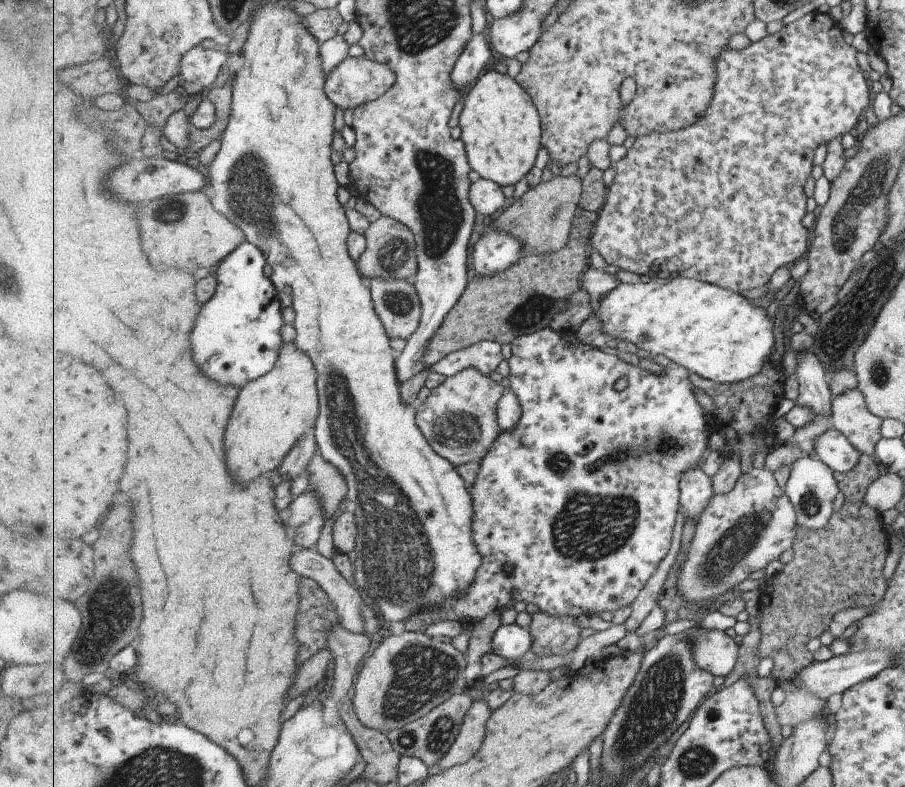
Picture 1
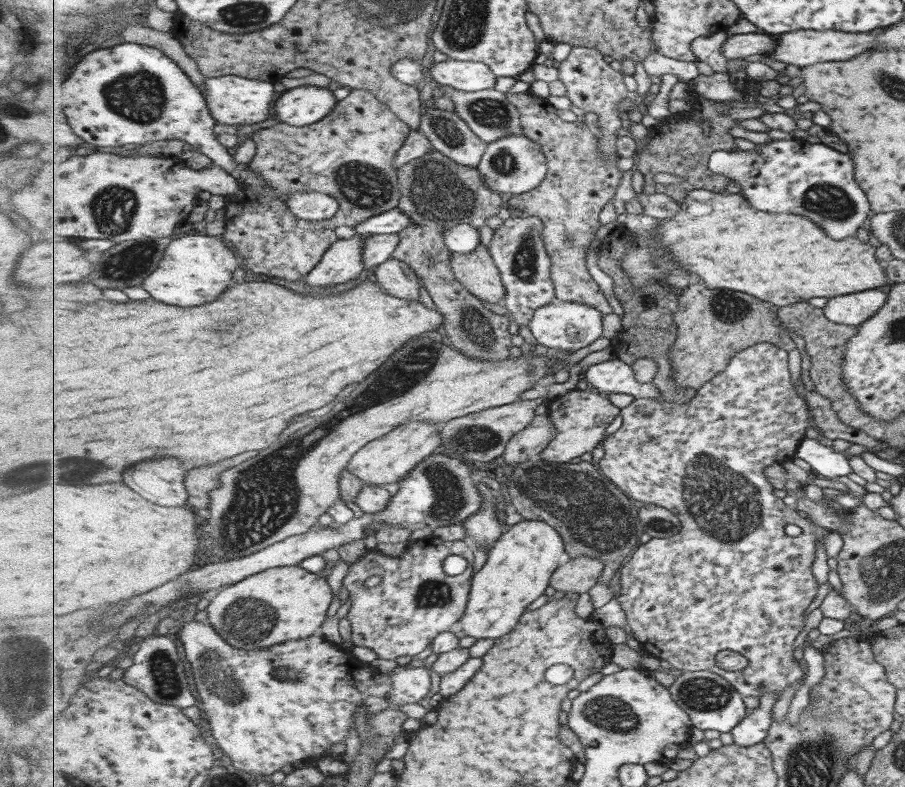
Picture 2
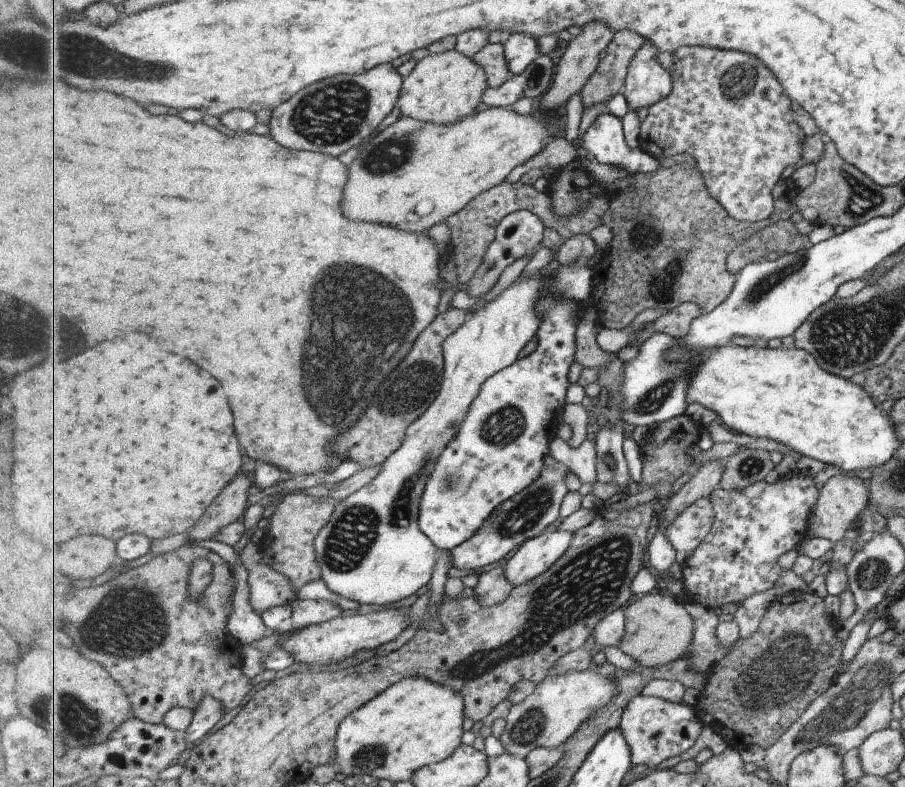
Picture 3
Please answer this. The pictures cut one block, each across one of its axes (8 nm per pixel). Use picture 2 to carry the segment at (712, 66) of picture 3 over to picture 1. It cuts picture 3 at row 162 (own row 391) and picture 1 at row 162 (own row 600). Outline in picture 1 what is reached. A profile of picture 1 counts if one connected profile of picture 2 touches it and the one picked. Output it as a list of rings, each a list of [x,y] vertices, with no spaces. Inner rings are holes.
[[[815,11],[782,27],[775,34],[749,44],[745,49],[727,48],[723,51],[718,56],[718,86],[714,102],[711,103],[710,110],[703,115],[703,118],[693,127],[683,128],[681,131],[654,133],[637,138],[633,146],[628,149],[627,156],[614,167],[614,179],[607,190],[606,204],[599,211],[596,231],[591,240],[594,252],[599,254],[609,268],[627,270],[638,275],[639,279],[644,279],[644,275],[651,273],[653,244],[655,244],[655,260],[657,258],[673,260],[673,266],[677,266],[677,276],[717,285],[735,292],[766,286],[781,267],[787,268],[793,262],[803,258],[810,248],[809,230],[808,226],[803,225],[803,218],[807,214],[805,182],[811,176],[813,150],[819,144],[829,143],[835,136],[849,132],[855,126],[861,108],[869,104],[869,90],[855,62],[855,51],[852,46],[847,46],[843,42],[839,26],[829,16]]]

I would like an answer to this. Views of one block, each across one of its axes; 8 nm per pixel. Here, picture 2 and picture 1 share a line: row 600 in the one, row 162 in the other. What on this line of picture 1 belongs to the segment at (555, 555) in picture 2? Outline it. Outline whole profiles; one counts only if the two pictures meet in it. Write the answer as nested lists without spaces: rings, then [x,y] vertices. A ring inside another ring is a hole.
[[[485,71],[467,92],[459,116],[461,140],[466,144],[468,161],[481,178],[507,186],[526,177],[542,146],[542,116],[534,98],[516,77]]]

